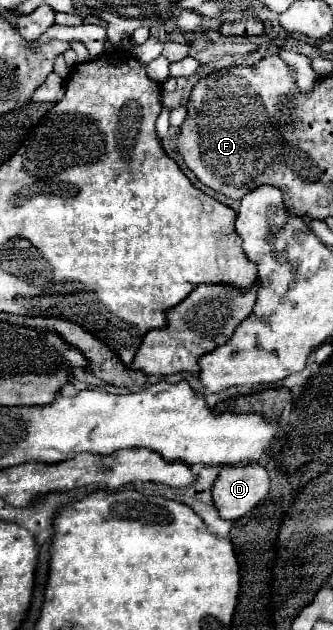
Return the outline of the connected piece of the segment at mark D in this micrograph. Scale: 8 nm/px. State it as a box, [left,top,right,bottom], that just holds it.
[213,464,271,520]

